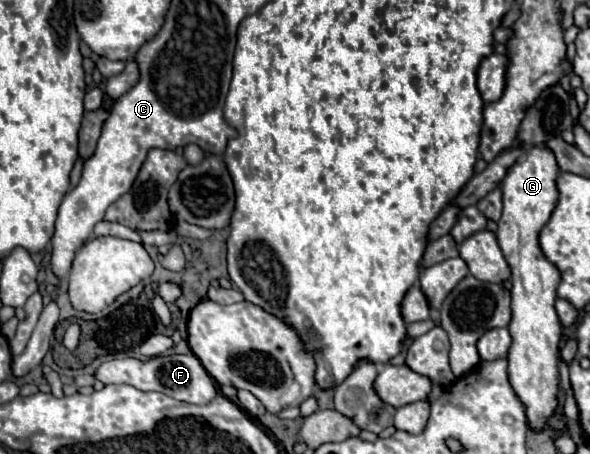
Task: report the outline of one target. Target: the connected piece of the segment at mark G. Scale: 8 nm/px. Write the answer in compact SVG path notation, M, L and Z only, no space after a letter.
M531 147L525 155L523 161L517 161L505 175L501 191L503 191L503 215L499 219L499 229L497 229L497 241L499 247L511 267L511 281L513 281L513 289L511 289L511 309L513 309L513 319L509 323L509 333L513 337L513 345L509 349L507 355L507 373L509 373L509 383L515 391L515 395L521 399L521 403L525 405L525 415L527 415L527 427L533 431L543 431L549 429L549 419L557 413L559 409L559 341L561 341L561 323L559 317L555 313L555 299L557 299L557 285L561 281L559 269L549 263L545 259L545 255L539 249L539 231L545 227L545 223L549 221L555 205L557 205L557 197L559 197L559 189L557 189L557 175L559 175L559 165L555 159L555 153L549 147Z

